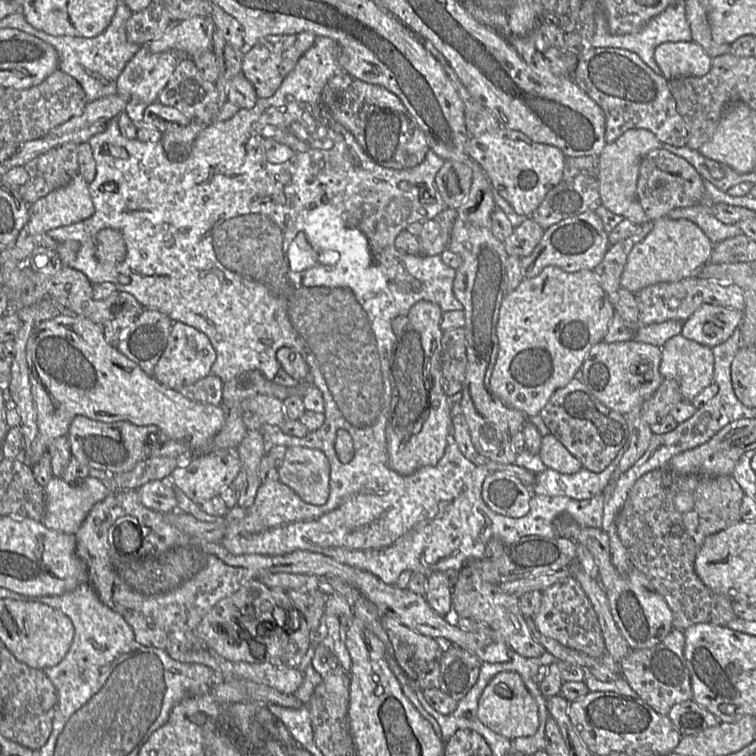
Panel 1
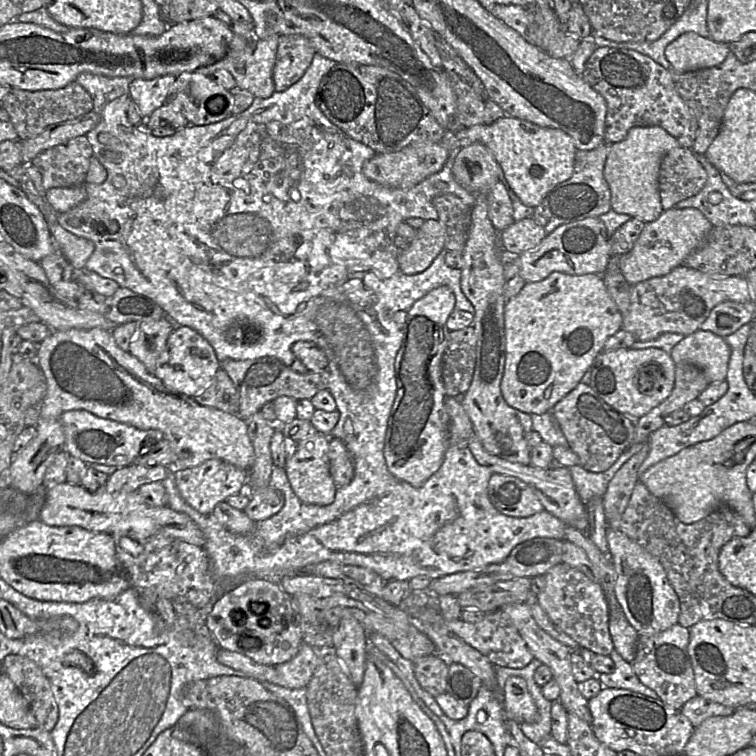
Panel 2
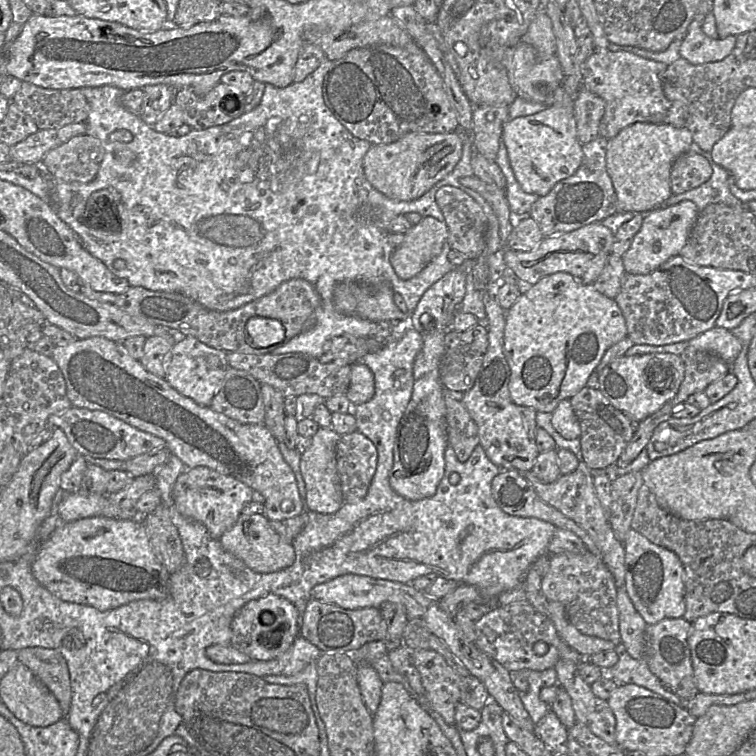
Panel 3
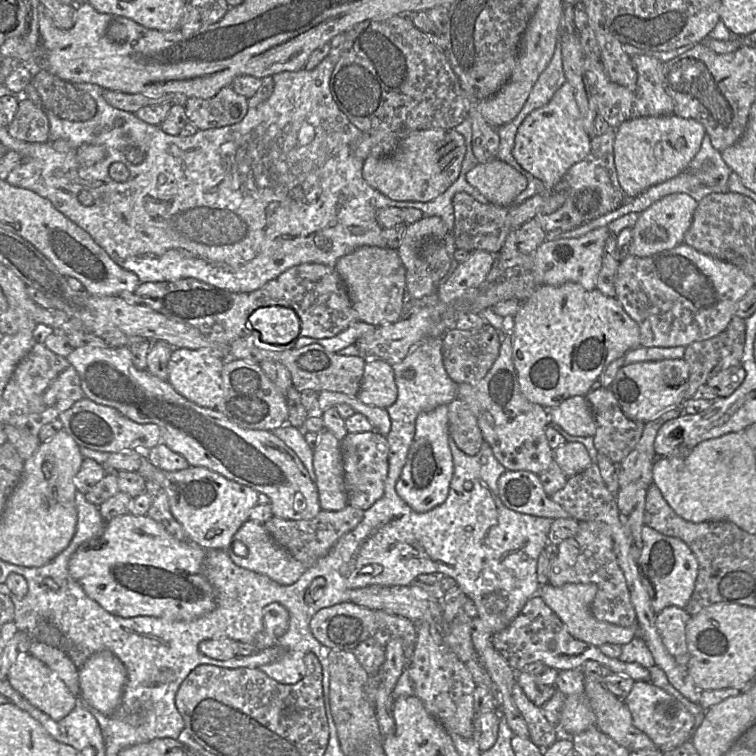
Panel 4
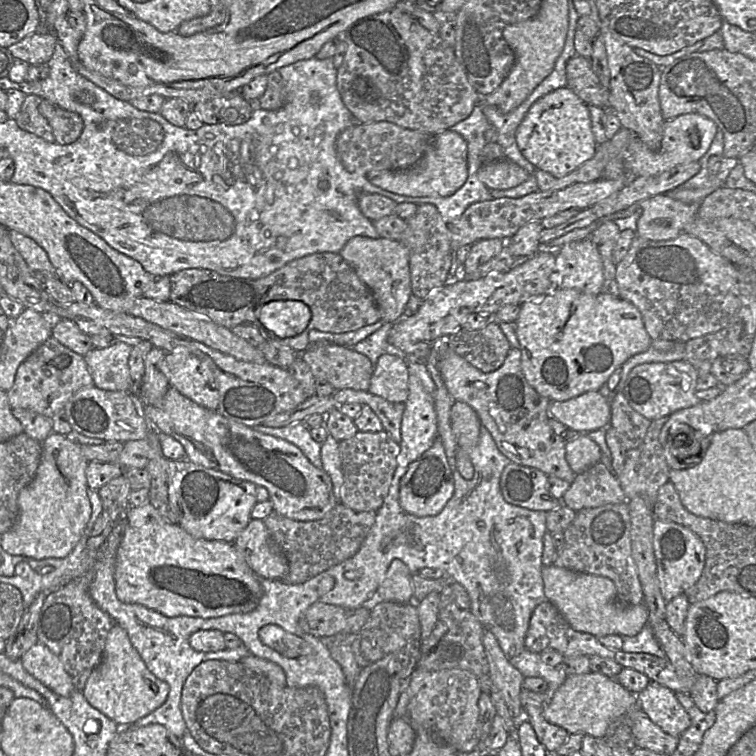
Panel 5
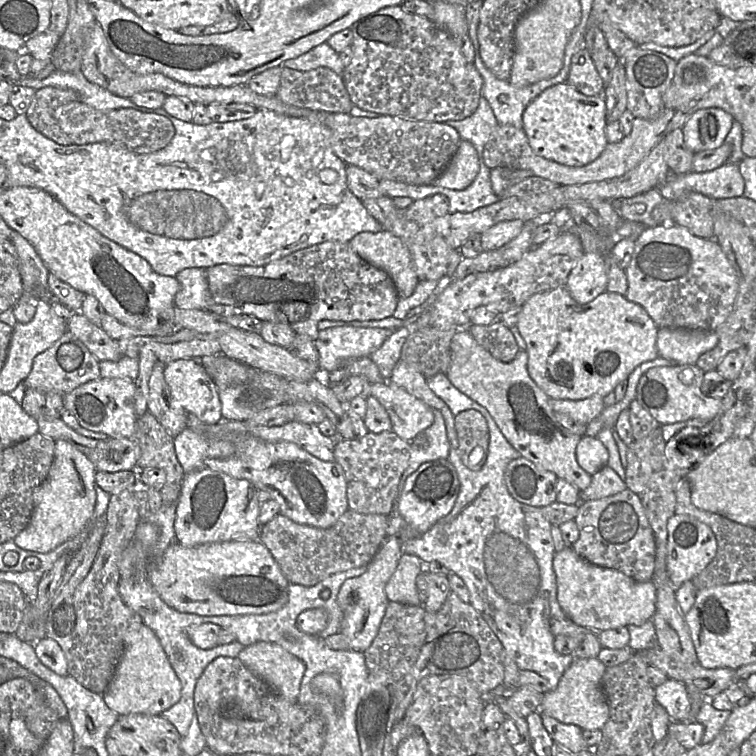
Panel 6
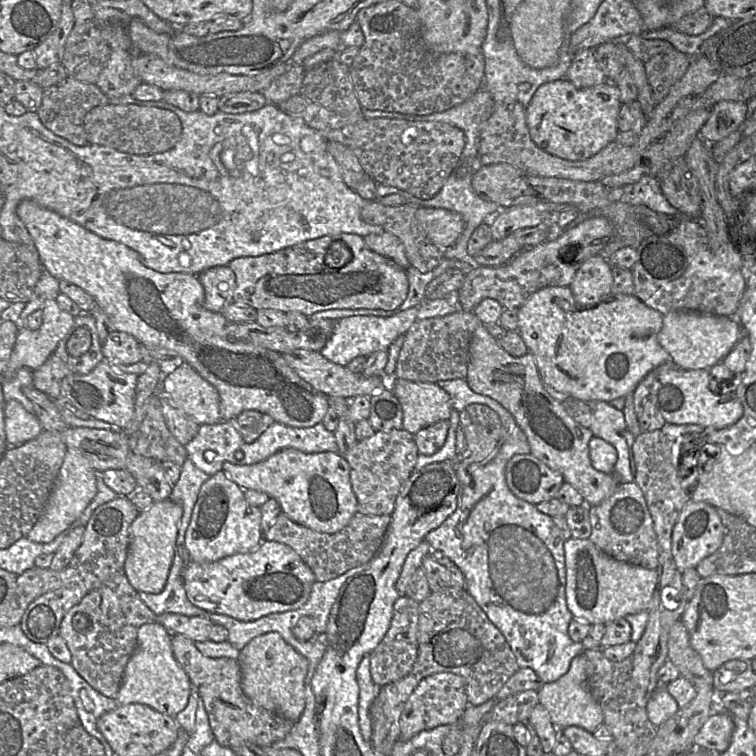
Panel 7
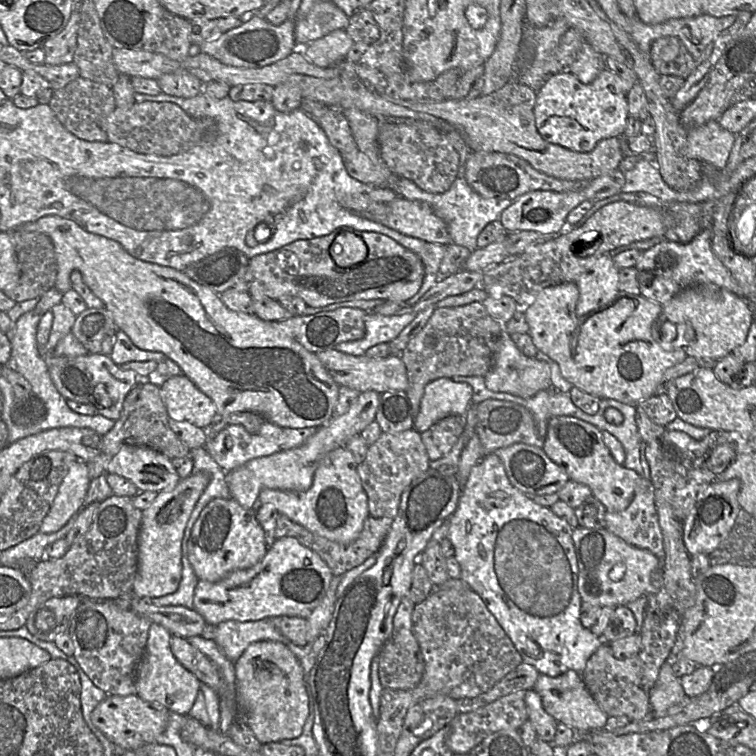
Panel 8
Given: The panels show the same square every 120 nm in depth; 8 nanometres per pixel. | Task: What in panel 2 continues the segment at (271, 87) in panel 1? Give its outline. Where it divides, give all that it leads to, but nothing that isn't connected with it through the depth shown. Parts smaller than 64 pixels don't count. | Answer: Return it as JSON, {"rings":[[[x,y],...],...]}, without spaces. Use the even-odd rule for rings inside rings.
{"rings":[[[300,34],[280,36],[272,74],[275,91],[284,91],[297,82],[311,64],[315,52],[309,40]]]}

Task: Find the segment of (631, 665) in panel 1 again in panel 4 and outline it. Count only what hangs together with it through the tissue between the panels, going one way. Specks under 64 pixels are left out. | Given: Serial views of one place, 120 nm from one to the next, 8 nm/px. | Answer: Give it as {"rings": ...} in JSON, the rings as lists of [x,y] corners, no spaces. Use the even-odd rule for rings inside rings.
{"rings":[[[677,606],[664,608],[656,617],[656,627],[668,652],[679,664],[688,665],[690,655],[686,639],[686,626],[690,616]]]}

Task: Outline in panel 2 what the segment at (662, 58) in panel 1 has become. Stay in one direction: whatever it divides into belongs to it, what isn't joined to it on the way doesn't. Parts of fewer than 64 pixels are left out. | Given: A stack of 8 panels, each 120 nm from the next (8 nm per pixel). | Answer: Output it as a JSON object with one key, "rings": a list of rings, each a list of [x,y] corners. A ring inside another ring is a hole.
{"rings":[[[686,32],[667,45],[665,57],[673,71],[685,73],[718,66],[729,52],[729,43]]]}

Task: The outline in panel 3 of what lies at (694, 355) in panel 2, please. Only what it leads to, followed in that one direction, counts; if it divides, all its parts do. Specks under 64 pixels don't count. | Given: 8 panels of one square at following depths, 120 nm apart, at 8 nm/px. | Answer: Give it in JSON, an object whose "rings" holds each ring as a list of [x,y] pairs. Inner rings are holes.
{"rings":[[[716,326],[689,340],[688,346],[716,354],[730,367],[742,349],[741,341],[730,330]]]}

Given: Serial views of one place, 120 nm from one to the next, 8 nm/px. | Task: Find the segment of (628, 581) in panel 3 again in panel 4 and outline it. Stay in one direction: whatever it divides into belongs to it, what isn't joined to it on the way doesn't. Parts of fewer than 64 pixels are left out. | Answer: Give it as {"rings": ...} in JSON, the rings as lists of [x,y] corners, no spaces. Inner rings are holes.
{"rings":[[[651,527],[642,529],[643,549],[638,565],[656,614],[669,606],[685,609],[695,588],[699,563],[688,545],[679,538],[661,534]]]}

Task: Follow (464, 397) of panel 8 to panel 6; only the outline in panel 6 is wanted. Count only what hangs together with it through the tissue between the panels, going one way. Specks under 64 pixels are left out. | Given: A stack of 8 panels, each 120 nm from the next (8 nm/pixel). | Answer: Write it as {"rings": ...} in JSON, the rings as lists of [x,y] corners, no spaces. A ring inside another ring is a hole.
{"rings":[[[388,380],[368,384],[361,395],[375,397],[384,406],[392,431],[404,440],[412,441],[434,421],[434,410],[430,406]]]}

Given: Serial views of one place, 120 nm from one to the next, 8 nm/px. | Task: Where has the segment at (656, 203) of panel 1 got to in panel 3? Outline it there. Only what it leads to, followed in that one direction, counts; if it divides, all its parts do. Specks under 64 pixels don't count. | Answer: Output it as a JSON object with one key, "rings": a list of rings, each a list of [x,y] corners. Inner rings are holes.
{"rings":[[[692,151],[685,152],[673,163],[670,172],[670,188],[674,195],[695,189],[712,175],[708,160]]]}

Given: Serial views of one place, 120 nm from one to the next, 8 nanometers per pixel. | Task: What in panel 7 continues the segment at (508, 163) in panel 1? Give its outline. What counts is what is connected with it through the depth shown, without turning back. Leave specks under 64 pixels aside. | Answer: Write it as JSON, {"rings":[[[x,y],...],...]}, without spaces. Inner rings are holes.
{"rings":[[[564,77],[547,82],[536,90],[526,107],[526,121],[530,136],[539,148],[566,160],[579,161],[593,156],[615,140],[619,132],[617,117],[620,106],[620,91],[610,80],[597,86],[577,89],[571,81]]]}

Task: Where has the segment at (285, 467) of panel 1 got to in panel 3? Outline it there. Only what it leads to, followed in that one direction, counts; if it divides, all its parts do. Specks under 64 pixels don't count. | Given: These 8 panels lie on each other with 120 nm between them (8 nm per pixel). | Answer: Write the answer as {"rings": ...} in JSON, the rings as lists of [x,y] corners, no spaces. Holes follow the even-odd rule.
{"rings":[[[320,427],[311,437],[310,447],[301,454],[300,471],[305,483],[305,506],[309,511],[332,514],[346,502],[336,466],[336,445],[340,437],[332,428]]]}

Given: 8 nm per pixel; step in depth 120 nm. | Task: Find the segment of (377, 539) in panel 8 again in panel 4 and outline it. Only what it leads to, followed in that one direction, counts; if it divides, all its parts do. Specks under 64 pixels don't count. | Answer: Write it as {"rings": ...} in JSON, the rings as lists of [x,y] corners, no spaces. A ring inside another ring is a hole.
{"rings":[[[347,505],[340,511],[321,510],[310,520],[286,520],[272,516],[264,525],[272,537],[307,568],[325,556],[346,533],[363,519],[364,510]]]}

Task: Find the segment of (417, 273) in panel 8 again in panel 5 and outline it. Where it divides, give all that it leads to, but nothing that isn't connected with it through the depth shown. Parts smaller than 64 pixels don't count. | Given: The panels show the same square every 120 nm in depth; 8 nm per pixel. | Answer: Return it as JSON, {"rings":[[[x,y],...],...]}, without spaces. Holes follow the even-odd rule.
{"rings":[[[320,252],[294,259],[259,279],[244,279],[193,268],[170,275],[170,283],[169,302],[228,329],[242,323],[251,323],[258,327],[265,337],[277,340],[297,353],[302,353],[311,346],[308,334],[313,329],[344,333],[373,324],[381,318],[371,291],[340,253]],[[276,300],[297,300],[310,308],[310,322],[300,334],[279,338],[260,323],[258,316],[263,305]]]}

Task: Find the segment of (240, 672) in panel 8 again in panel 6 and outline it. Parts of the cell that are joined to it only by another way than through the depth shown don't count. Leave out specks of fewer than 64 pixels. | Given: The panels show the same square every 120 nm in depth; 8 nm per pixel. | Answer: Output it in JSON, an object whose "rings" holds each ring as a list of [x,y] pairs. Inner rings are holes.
{"rings":[[[271,642],[244,647],[237,657],[282,698],[297,702],[305,664],[295,655]]]}

